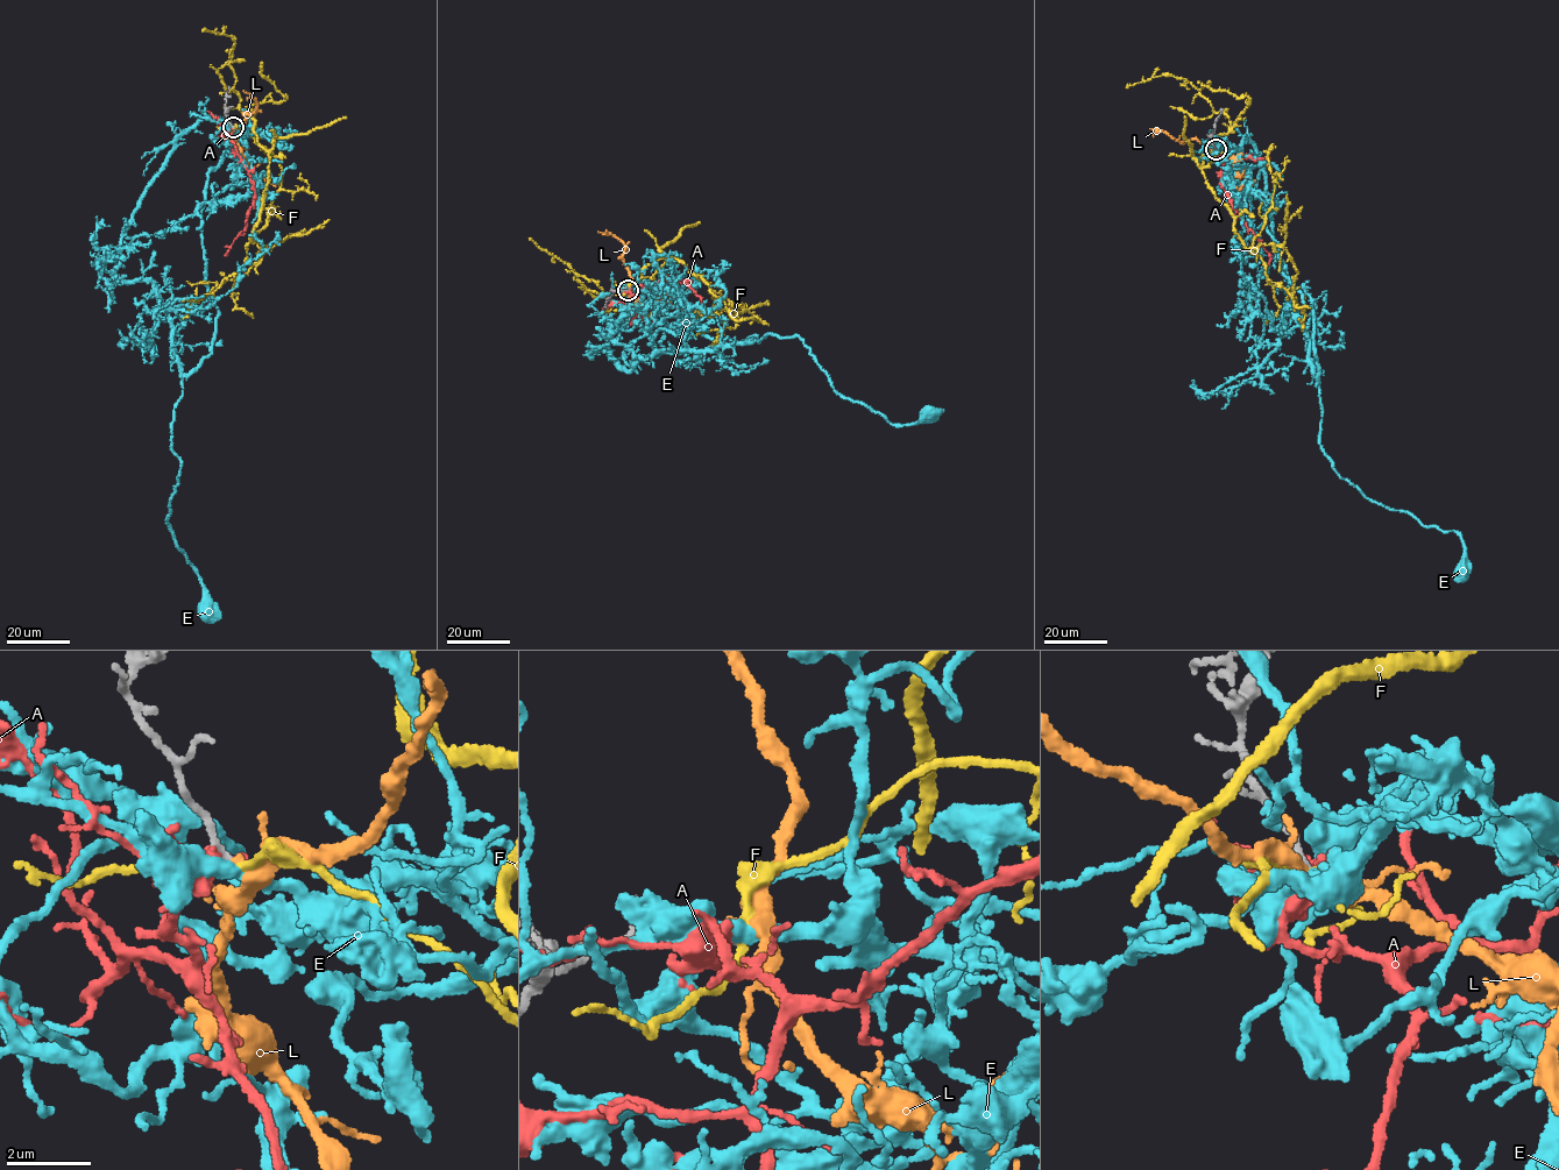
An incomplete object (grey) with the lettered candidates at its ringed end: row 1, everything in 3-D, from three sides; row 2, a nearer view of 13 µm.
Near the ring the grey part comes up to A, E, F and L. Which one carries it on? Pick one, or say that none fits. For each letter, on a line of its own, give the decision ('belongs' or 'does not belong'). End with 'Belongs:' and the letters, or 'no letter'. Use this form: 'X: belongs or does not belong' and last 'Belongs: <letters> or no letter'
A: does not belong
E: does not belong
F: does not belong
L: belongs
Belongs: L

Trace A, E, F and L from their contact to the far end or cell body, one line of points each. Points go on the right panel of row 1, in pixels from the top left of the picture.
A: (1216, 149), (1214, 154), (1224, 160), (1221, 185), (1232, 207), (1268, 253), (1270, 261), (1263, 264)
E: (1216, 149), (1228, 143), (1280, 174), (1267, 233), (1313, 311), (1322, 449), (1367, 497), (1455, 531), (1464, 569)
F: (1217, 149), (1203, 168), (1207, 188), (1246, 247), (1287, 249), (1305, 314), (1298, 319)
L: (1216, 149), (1234, 158), (1238, 181), (1242, 184), (1240, 190), (1237, 185)

